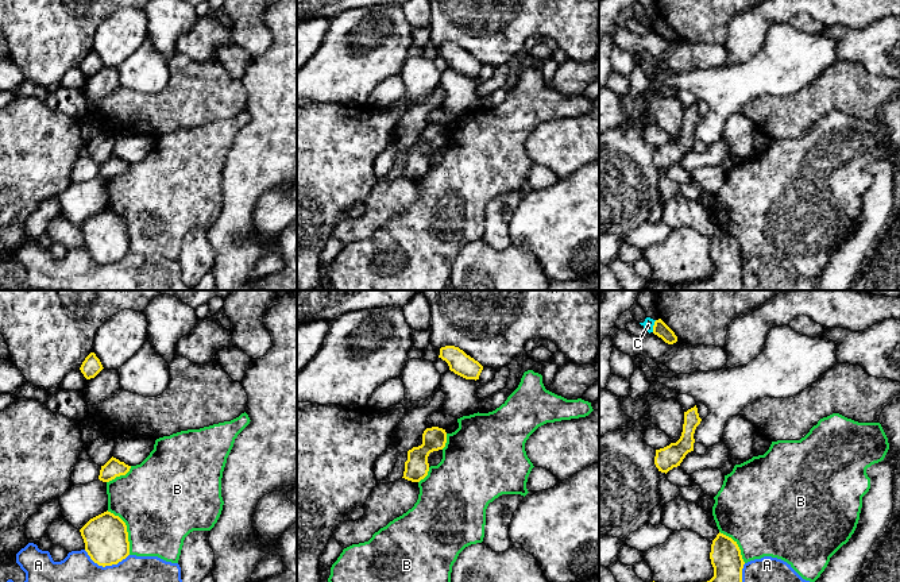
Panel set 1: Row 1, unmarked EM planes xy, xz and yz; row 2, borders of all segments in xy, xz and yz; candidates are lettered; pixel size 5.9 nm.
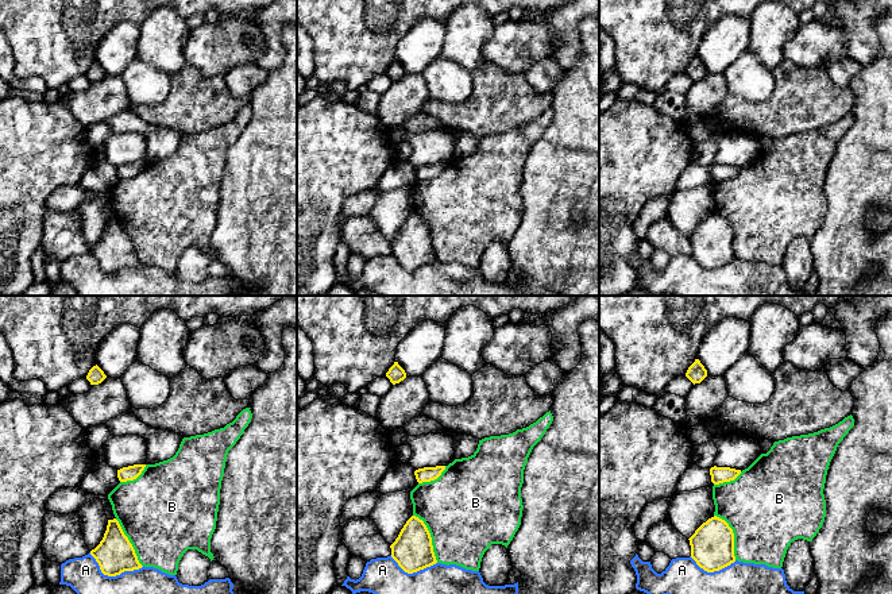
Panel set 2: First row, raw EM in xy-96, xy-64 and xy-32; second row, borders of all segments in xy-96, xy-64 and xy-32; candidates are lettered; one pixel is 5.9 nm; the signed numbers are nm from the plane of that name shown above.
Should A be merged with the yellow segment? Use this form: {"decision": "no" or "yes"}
{"decision": "no"}

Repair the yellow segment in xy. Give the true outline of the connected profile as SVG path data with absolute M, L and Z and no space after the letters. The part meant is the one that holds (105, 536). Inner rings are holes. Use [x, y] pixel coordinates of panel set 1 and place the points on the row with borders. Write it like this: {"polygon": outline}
{"polygon": "M108 510L90 519L80 532L85 551L99 566L117 564L130 555L127 525Z"}

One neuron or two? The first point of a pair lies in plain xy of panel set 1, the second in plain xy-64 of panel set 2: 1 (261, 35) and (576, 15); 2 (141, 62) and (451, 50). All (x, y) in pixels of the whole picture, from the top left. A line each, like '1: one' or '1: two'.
1: one
2: two

